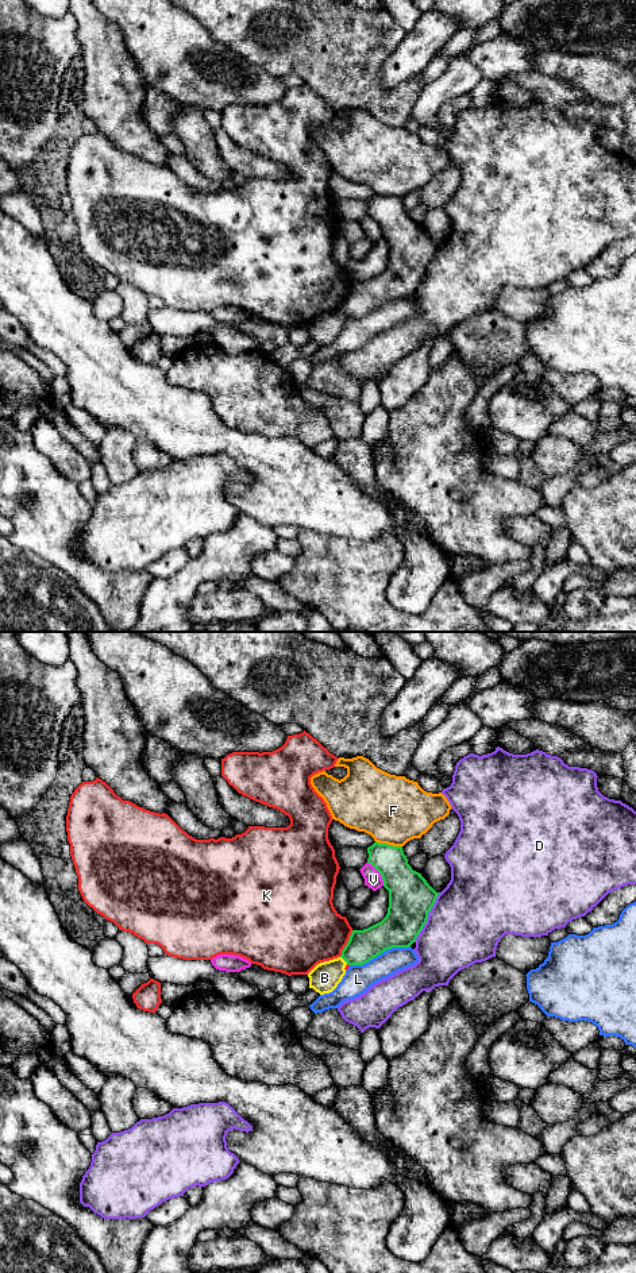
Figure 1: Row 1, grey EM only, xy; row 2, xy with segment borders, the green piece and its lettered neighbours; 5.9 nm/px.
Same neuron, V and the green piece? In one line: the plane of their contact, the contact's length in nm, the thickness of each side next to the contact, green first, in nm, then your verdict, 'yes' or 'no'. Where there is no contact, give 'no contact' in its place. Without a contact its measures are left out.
meets green in xy; contact 170 nm long; 280 nm thick on the green side, 110 nm on the other; no

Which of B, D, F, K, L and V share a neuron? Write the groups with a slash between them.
B / D / F / K / L / V

